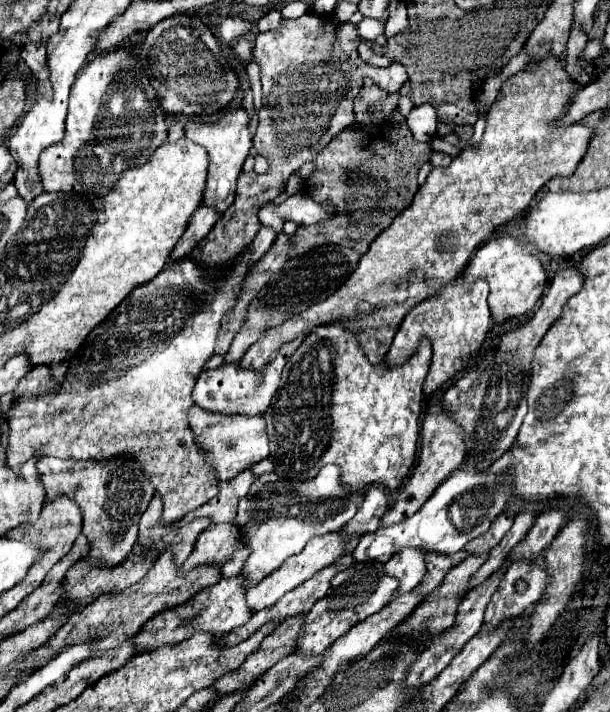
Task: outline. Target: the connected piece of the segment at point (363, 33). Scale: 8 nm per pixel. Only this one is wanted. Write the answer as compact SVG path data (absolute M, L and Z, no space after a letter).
M362 19L358 25L356 25L356 29L358 29L358 35L364 39L364 41L368 41L368 39L374 39L376 35L380 35L382 33L382 23L376 23L374 19Z

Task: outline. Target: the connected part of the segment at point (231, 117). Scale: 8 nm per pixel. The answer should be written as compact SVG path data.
M232 109L228 113L224 113L224 117L212 125L198 125L198 123L186 123L184 125L184 133L186 139L204 147L208 153L208 179L206 179L206 189L202 195L202 205L216 209L216 213L224 213L232 201L234 201L234 193L236 193L236 179L242 171L244 159L248 157L248 151L252 147L252 137L248 133L248 113L246 109Z

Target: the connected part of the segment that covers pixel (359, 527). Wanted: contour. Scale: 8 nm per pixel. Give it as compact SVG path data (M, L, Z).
M374 485L368 491L370 493L366 493L364 503L358 509L358 513L354 515L354 519L350 523L346 523L344 529L340 531L344 535L344 539L356 537L356 535L360 537L364 533L372 533L378 529L378 521L388 509L388 499L386 499L384 489L380 485Z

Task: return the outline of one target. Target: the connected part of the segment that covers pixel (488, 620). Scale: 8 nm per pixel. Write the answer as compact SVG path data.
M544 553L532 563L514 563L506 571L500 587L486 607L484 625L498 627L500 623L522 615L540 599L544 583L548 583L548 573L544 571Z

